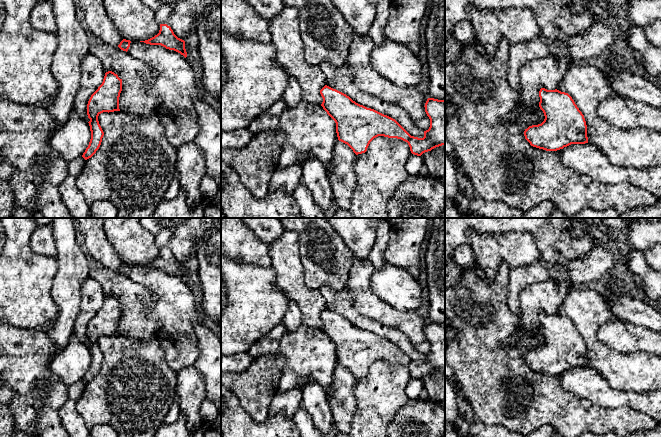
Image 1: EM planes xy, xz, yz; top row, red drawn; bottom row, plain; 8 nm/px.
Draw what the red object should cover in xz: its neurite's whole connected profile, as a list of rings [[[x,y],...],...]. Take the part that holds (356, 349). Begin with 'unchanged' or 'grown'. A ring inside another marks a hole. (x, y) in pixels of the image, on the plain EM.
unchanged; [[[325,309],[320,314],[320,318],[323,322],[321,330],[336,347],[338,364],[347,368],[356,379],[365,377],[370,366],[378,360],[397,362],[407,366],[411,377],[417,380],[445,369],[445,324],[427,323],[424,331],[430,343],[430,351],[424,355],[423,362],[418,362],[411,360],[395,343],[356,327],[336,313]]]

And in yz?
unchanged; [[[541,312],[539,321],[539,331],[543,335],[545,343],[541,348],[532,349],[525,353],[525,363],[531,370],[546,375],[557,375],[571,368],[588,367],[587,349],[584,339],[568,317],[557,313],[547,314]]]

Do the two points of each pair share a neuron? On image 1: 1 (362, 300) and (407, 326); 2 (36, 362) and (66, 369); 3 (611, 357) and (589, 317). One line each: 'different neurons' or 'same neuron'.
1: same neuron
2: different neurons
3: same neuron

